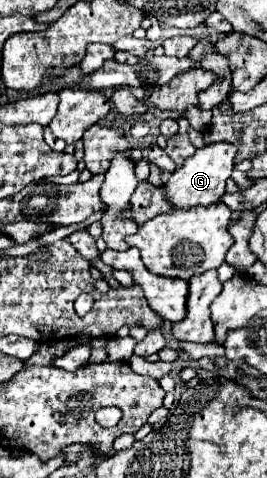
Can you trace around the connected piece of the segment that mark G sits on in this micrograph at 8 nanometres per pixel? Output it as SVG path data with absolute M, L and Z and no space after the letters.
M219 142L213 146L199 148L191 158L185 160L185 164L181 168L177 168L173 172L169 182L163 184L167 202L177 210L191 210L193 204L203 204L203 206L217 204L221 200L221 196L225 194L223 184L233 172L235 154L237 154L237 146L233 146L229 142Z

